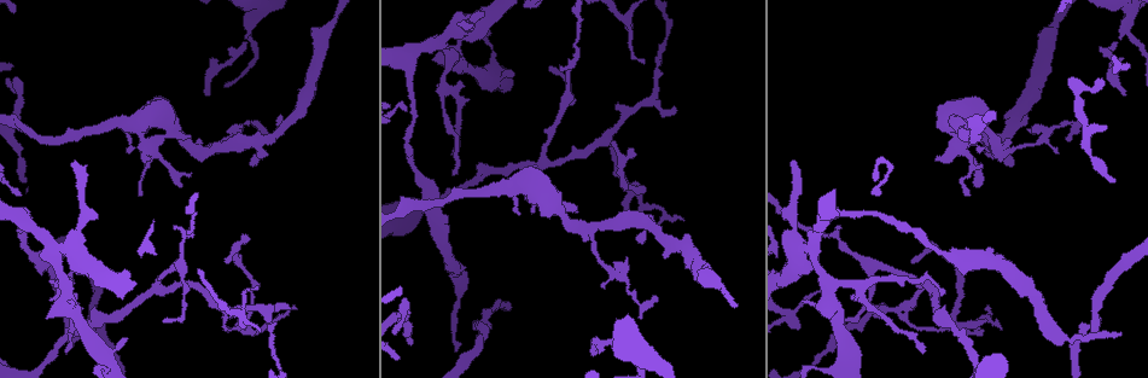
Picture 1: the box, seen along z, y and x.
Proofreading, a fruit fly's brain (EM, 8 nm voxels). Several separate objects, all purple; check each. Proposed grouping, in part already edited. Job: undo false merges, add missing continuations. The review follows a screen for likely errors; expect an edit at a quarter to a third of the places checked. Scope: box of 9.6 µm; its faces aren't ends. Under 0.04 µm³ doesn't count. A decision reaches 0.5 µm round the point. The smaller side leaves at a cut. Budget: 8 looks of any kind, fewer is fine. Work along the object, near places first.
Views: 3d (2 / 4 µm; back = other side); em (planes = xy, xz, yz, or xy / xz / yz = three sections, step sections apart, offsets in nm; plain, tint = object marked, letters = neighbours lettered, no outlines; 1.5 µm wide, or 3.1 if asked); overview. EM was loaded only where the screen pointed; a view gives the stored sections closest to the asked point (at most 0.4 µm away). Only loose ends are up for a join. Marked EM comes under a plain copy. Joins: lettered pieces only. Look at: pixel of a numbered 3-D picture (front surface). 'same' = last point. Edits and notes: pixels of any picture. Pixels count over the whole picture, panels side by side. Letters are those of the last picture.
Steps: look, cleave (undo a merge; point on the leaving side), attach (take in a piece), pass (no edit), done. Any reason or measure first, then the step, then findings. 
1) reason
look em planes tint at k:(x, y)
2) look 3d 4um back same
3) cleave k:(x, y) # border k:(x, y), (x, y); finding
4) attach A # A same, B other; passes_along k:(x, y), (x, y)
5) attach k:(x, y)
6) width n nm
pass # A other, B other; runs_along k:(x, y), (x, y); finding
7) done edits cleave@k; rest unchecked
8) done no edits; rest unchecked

sudden change in width
look em planes letters at 1:(147, 148)

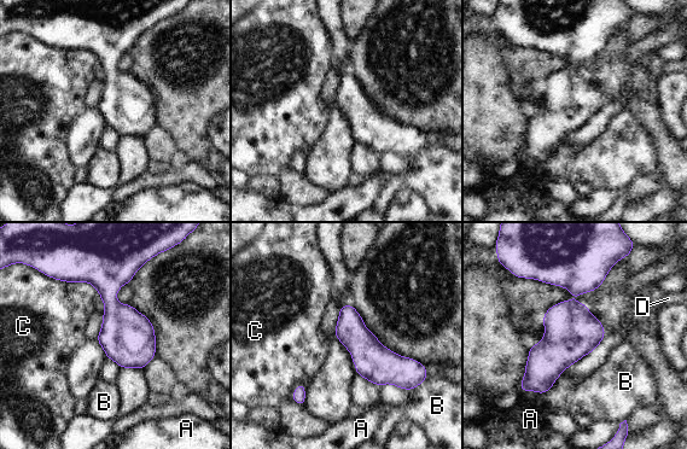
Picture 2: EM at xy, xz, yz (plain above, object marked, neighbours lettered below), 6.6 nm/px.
width 360 nm
pass # A other, B other, C other, D other; runs_along 2:(343, 308), (390, 368), (420, 378); continuous, no second neuron

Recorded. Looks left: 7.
branch stops here
look 3d 4um at 1:(75, 162)

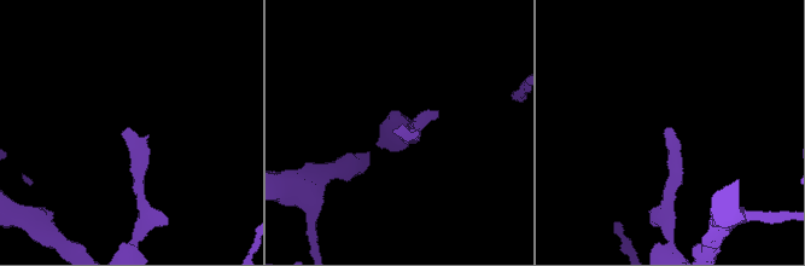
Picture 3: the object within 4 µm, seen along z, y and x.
need the tissue
look em xz step 8 tint at 3:(668, 127)

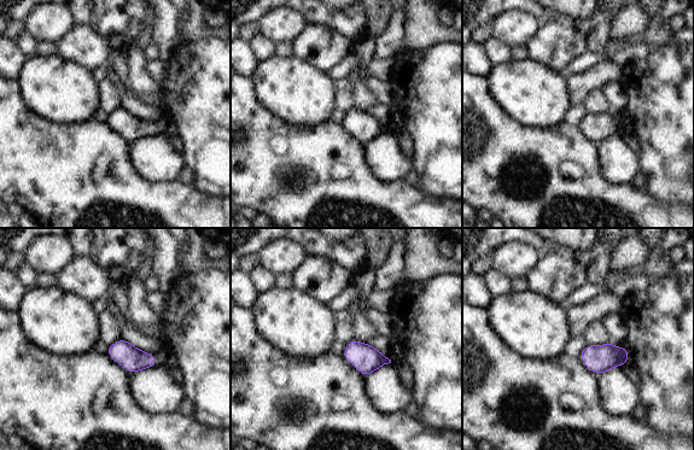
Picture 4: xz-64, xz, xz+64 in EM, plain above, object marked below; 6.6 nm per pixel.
another direction
look em planes letters same

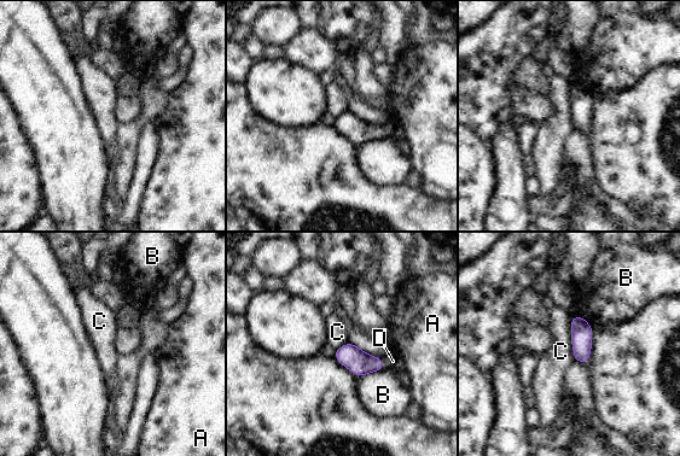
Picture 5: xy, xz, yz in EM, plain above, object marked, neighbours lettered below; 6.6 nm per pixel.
attach D # A other, B other, C other, D same; passes_along 5:(350, 356), (382, 364), (393, 361); the neuron continues

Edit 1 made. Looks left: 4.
free end
look em yz step 8 letters at 1:(451, 154)

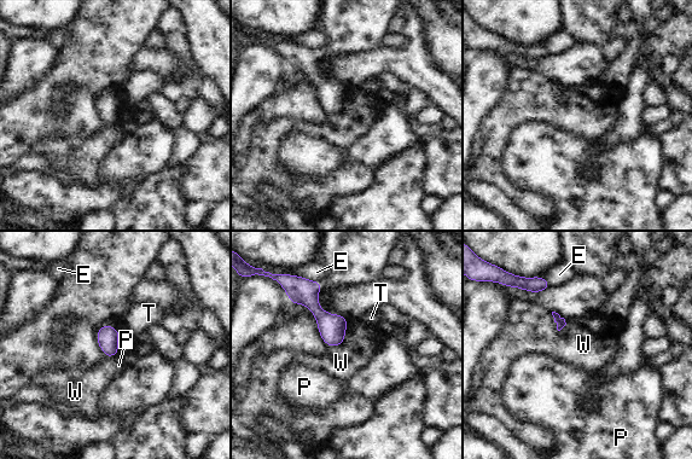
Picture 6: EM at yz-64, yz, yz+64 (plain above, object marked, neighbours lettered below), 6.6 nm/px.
look em planes letters same

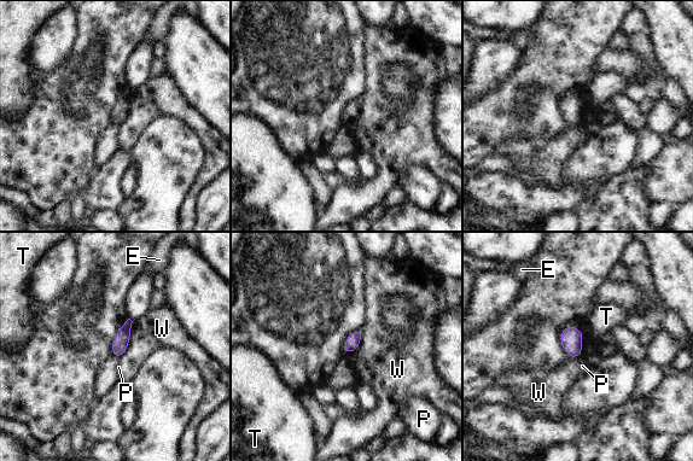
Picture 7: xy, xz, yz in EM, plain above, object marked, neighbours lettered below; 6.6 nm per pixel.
width 90 nm
pass # E other, P other, T other, W other; border 7:(581, 355), (569, 357); no lettered piece goes on from it

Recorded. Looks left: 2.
done edits attach@5; rest unchecked

